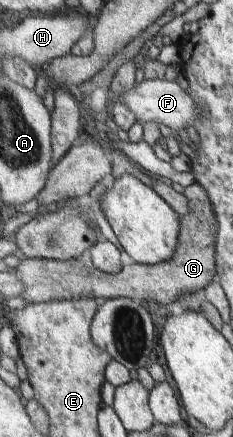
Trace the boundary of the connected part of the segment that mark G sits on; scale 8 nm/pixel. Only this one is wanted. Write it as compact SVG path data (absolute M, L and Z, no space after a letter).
M190 186L190 198L194 198L194 212L180 215L180 236L174 258L160 264L134 263L118 274L104 274L89 261L88 257L73 260L29 258L19 262L16 276L24 282L20 298L27 305L47 302L58 298L112 299L127 297L133 300L154 300L163 305L180 300L184 294L194 294L204 289L215 278L214 236L216 221L206 191L202 186Z

